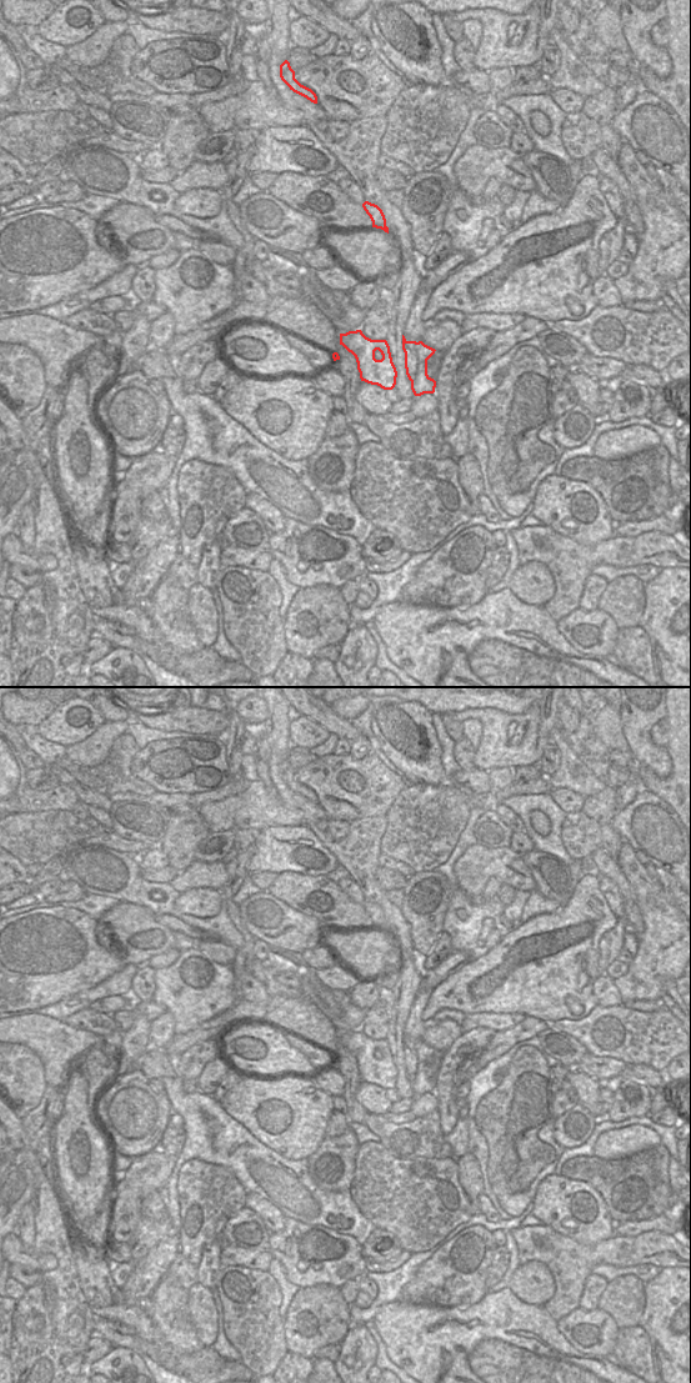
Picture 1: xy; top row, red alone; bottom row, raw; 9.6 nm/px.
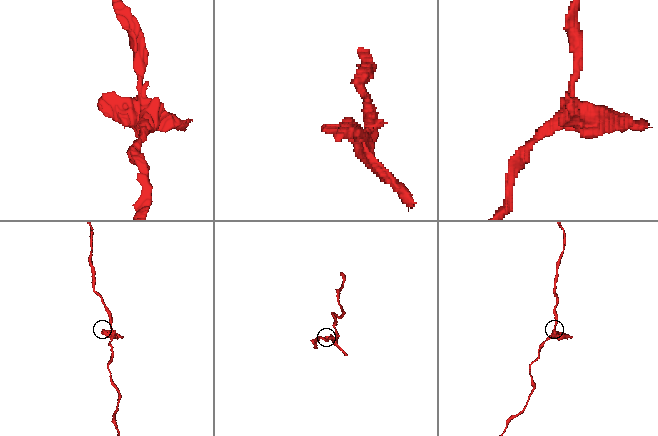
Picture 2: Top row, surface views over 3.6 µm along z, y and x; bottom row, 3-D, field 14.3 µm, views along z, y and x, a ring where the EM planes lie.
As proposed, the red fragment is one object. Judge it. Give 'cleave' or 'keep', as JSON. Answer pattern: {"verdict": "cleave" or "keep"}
{"verdict": "cleave"}

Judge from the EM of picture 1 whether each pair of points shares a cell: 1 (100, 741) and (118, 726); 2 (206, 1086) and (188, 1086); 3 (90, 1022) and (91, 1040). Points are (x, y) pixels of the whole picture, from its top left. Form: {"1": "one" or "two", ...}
{"1": "one", "2": "two", "3": "two"}

